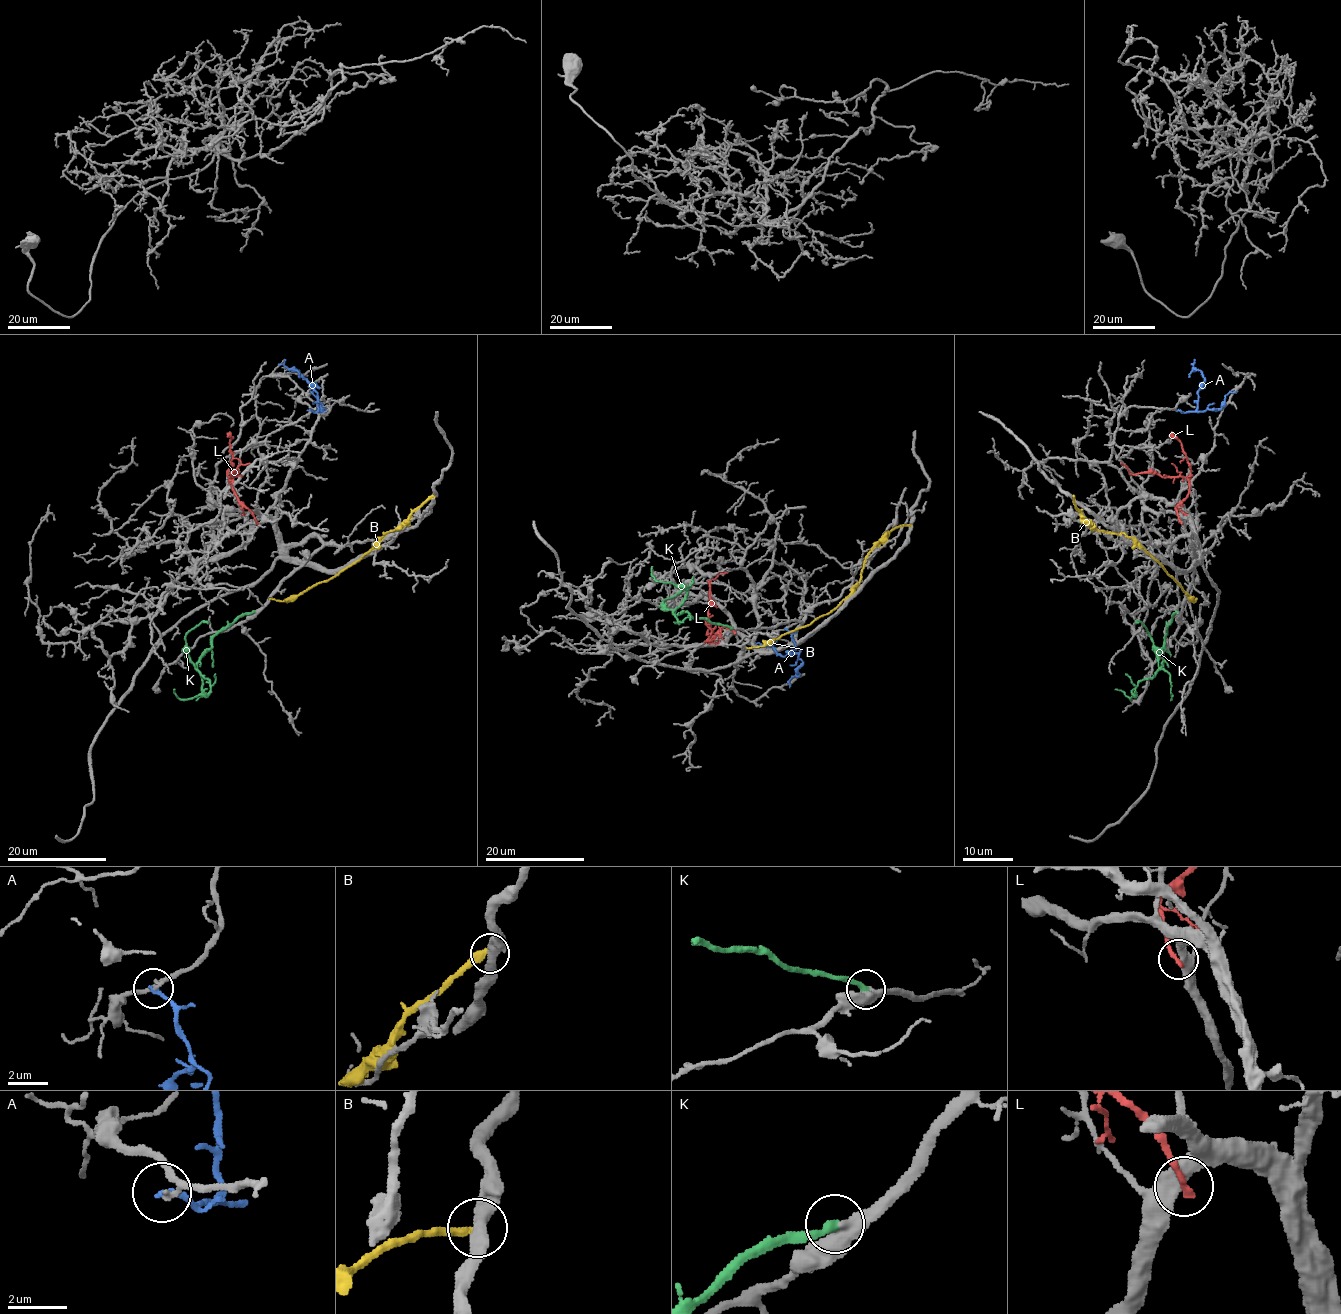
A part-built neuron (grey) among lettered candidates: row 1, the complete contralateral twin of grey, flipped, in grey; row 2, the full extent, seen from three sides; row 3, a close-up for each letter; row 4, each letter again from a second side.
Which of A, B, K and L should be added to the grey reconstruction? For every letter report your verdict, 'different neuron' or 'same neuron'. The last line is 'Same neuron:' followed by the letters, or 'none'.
A: different neuron
B: different neuron
K: same neuron
L: different neuron
Same neuron: K

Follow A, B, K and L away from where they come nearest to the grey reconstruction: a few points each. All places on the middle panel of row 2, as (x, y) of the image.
A: (786, 628), (795, 649), (782, 656), (772, 647), (762, 646)
B: (911, 525), (896, 526), (872, 548), (859, 583), (830, 612), (762, 646), (746, 647)
K: (731, 628), (686, 612), (675, 613), (687, 590), (682, 585), (657, 581), (651, 575), (652, 566)
L: (733, 632), (723, 627), (709, 639), (710, 583), (727, 572)

